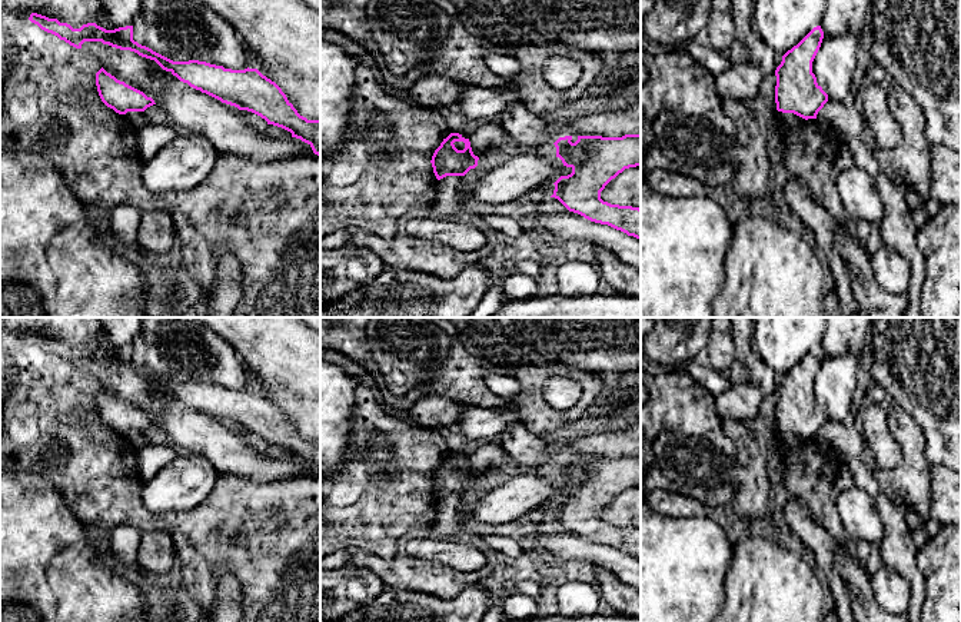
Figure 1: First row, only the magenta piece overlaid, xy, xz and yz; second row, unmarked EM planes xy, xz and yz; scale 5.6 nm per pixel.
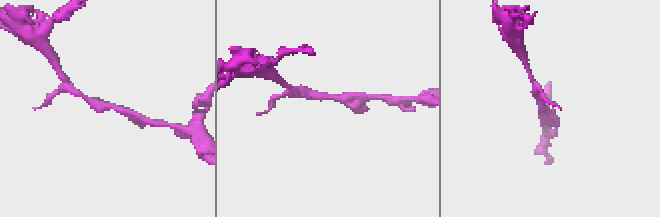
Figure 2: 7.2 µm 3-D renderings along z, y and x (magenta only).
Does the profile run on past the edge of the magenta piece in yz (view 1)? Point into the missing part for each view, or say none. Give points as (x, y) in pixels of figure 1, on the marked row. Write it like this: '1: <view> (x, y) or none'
1: none

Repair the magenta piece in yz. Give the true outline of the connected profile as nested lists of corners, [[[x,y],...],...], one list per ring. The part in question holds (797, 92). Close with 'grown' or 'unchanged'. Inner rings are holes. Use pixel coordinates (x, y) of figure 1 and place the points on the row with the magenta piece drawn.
[[[817,26],[782,56],[782,61],[775,70],[778,112],[794,113],[805,120],[817,119],[818,112],[828,102],[828,94],[812,73],[812,61],[822,39],[824,31],[821,26]]] | unchanged

